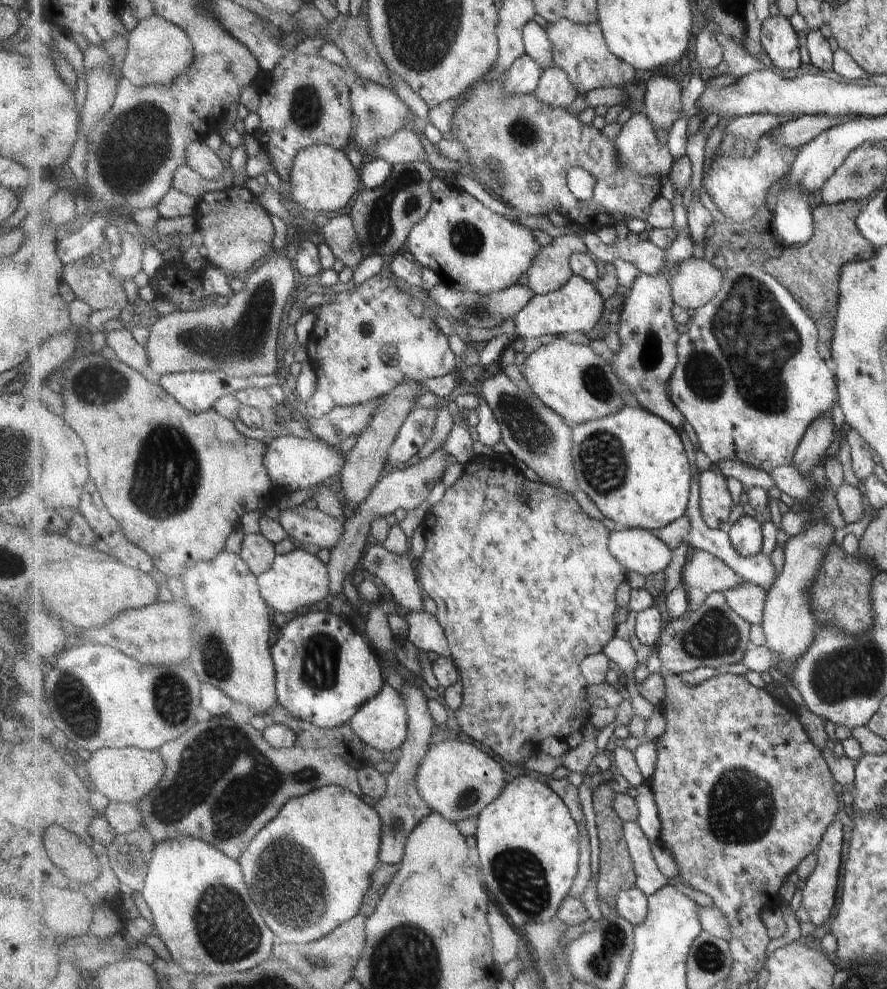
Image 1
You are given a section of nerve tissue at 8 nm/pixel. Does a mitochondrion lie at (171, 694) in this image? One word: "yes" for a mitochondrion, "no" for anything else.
yes

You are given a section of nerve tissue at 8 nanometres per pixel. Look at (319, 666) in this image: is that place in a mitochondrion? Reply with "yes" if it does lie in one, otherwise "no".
yes

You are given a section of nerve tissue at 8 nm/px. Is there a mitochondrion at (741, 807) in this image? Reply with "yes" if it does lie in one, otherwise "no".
yes

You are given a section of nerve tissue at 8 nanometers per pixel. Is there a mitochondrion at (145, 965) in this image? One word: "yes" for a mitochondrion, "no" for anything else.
no

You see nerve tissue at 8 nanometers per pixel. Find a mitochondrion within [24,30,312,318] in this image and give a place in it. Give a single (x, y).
(138, 148)

